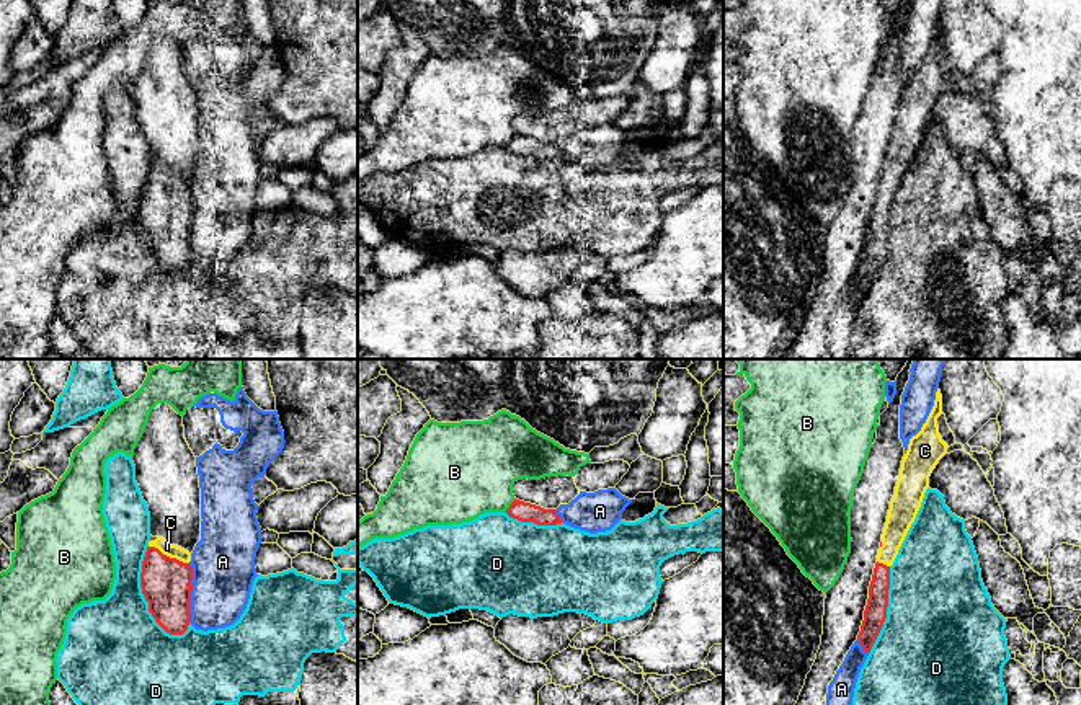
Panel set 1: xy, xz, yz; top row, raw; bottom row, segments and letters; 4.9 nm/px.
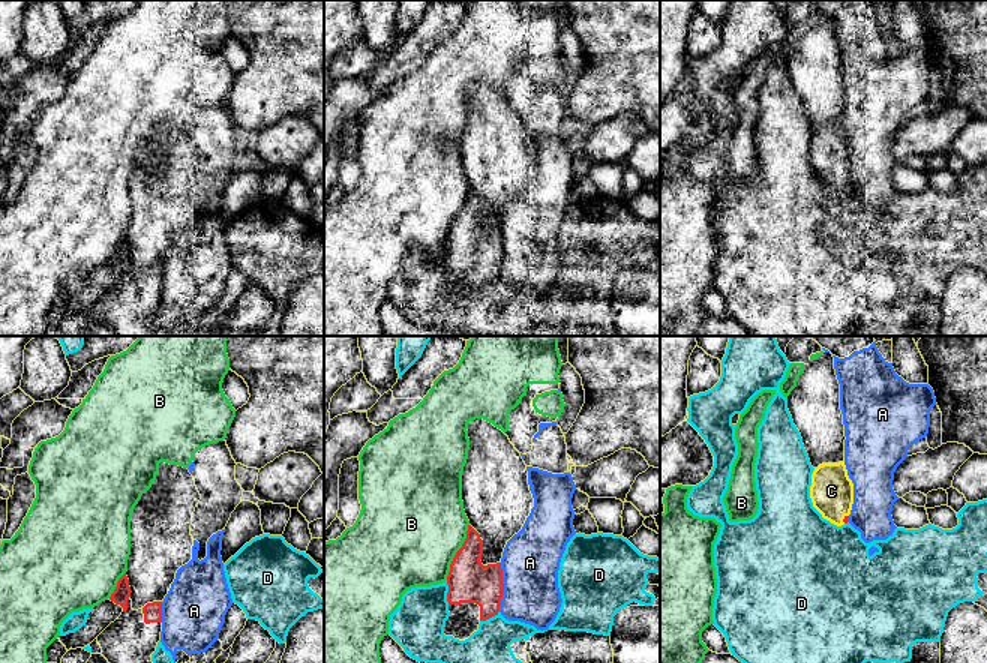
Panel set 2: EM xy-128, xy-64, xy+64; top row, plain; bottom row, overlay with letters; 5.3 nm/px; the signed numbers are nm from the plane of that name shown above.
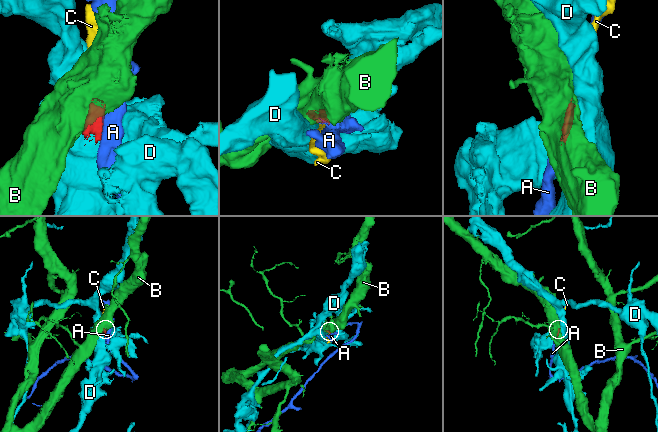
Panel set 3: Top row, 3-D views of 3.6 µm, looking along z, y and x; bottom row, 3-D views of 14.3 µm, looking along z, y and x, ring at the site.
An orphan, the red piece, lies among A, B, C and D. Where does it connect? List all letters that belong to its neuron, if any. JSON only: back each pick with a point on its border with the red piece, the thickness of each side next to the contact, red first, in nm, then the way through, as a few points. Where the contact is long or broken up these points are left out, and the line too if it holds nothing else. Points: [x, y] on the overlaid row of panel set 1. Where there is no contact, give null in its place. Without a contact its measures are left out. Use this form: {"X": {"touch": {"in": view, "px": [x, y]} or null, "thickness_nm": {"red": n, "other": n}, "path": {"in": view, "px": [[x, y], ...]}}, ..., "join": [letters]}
{"C": {"touch": {"in": "xy", "px": [169, 557]}, "thickness_nm": {"red": 240, "other": 70}, "path": {"in": "xy", "px": [[165, 581], [169, 557], [167, 549]]}}, "join": ["C"]}

